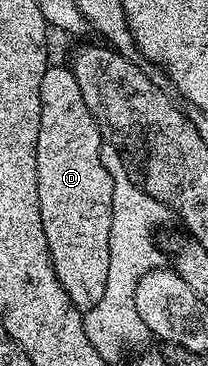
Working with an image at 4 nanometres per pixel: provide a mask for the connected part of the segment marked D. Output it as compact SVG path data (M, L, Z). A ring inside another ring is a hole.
M57 63L50 64L43 75L43 83L39 83L39 103L41 118L37 144L37 182L43 231L47 235L51 263L55 267L55 275L63 291L67 291L71 303L75 303L77 309L88 311L96 307L99 299L103 299L103 291L107 291L107 267L111 243L113 184L111 175L107 175L107 167L103 167L101 132L97 120L93 118L93 113L87 111L87 103L83 103L83 91L79 91L79 83L72 68L65 66L64 69Z

